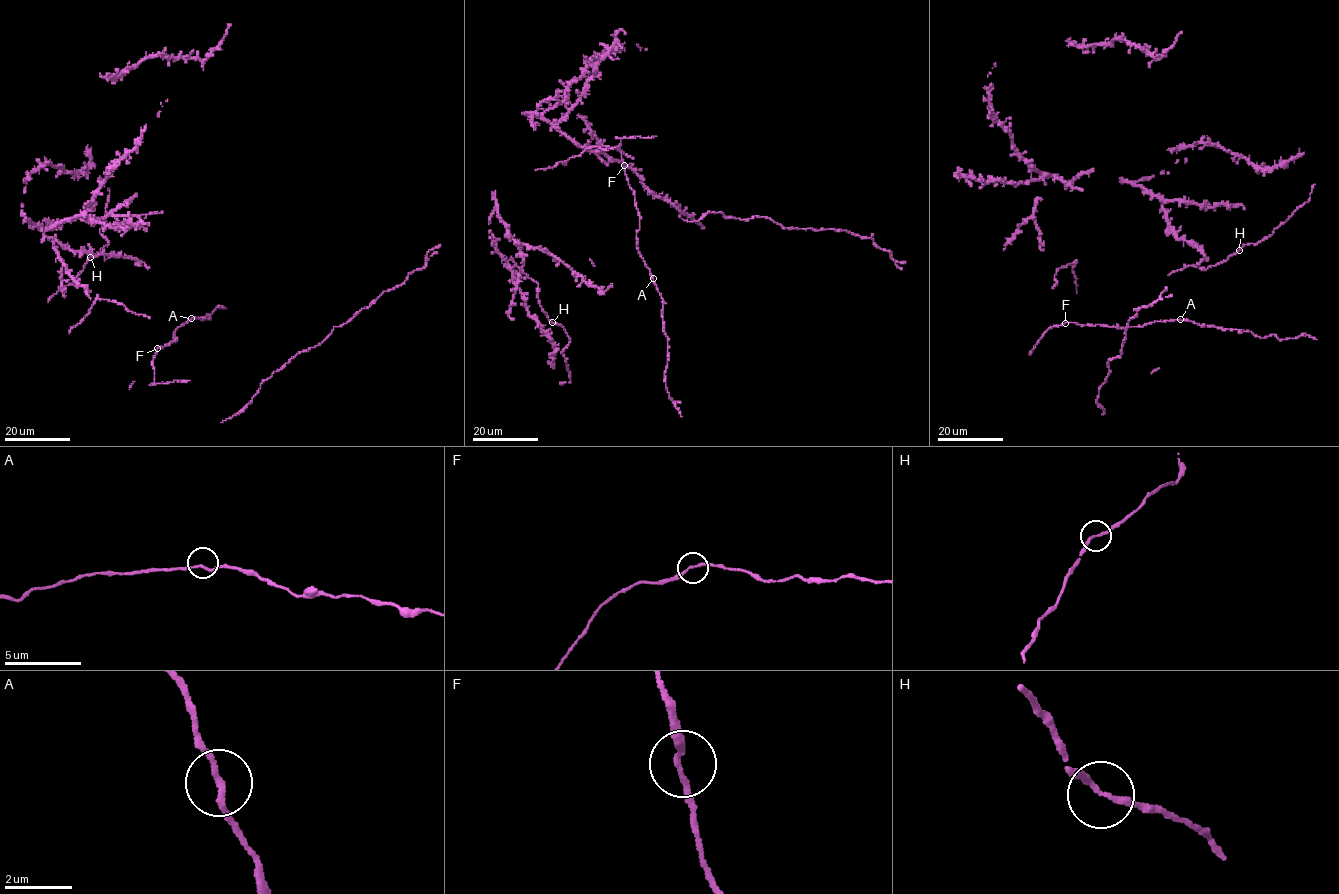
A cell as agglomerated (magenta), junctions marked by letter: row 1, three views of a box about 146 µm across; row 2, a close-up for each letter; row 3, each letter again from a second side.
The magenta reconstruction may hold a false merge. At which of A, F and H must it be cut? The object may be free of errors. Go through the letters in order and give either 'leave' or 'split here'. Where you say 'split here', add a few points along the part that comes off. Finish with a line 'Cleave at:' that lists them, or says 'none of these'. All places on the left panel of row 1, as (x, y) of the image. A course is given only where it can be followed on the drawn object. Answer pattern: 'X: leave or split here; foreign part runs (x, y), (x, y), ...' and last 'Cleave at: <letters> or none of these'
A: leave
F: leave
H: leave
Cleave at: none of these

